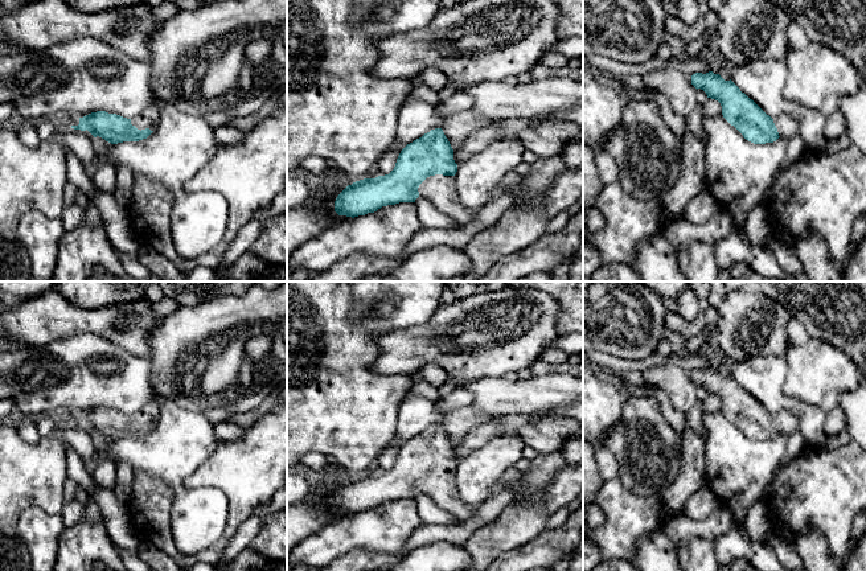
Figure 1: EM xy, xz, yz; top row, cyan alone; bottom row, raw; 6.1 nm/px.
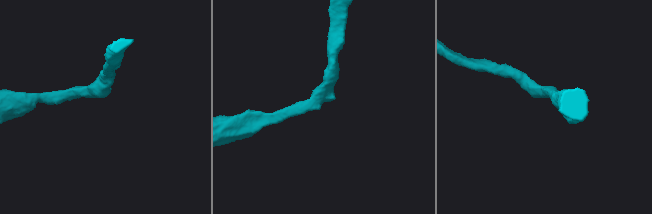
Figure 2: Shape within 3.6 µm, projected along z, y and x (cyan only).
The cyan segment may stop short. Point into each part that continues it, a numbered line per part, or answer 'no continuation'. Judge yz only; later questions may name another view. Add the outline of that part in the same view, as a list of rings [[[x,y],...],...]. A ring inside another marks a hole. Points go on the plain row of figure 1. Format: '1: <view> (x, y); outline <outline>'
1: yz (787, 422); outline [[[780,411],[773,415],[779,432],[789,436],[799,428],[799,418],[792,411]]]

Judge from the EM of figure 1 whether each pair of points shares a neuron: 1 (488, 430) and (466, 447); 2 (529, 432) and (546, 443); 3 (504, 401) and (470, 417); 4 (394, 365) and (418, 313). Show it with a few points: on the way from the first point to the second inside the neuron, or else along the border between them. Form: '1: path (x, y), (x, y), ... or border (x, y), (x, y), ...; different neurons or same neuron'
1: path (483, 434), (471, 442); same neuron
2: path (533, 435), (538, 435), (542, 439); same neuron
3: border (471, 405), (480, 413), (500, 415); different neurons
4: border (438, 308), (425, 323), (398, 328), (382, 335); different neurons

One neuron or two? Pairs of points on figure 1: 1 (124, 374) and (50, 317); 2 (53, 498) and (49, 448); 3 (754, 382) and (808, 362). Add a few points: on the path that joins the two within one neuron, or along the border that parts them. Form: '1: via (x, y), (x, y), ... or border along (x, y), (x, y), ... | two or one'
1: border along (105, 337), (74, 335), (56, 339), (45, 346) | two
2: via (49, 487), (49, 460) | one
3: border along (783, 357), (787, 365), (783, 391), (796, 399) | two

